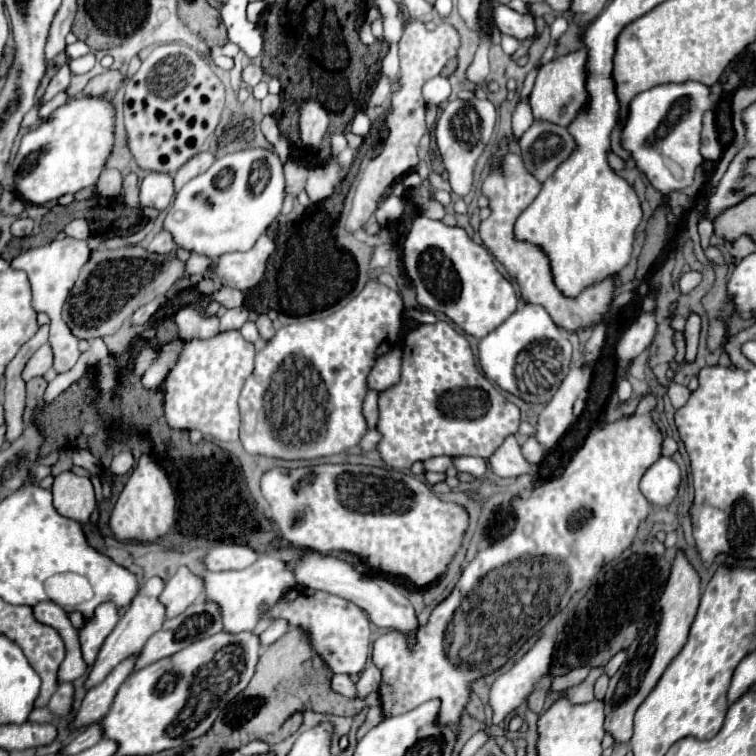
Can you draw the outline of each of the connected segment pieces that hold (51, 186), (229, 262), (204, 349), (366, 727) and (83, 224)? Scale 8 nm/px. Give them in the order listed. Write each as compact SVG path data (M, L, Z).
M73 97L51 119L29 129L11 165L19 197L33 205L45 205L65 193L77 193L95 185L113 147L113 121L115 107L111 101L101 97Z
M267 235L259 237L253 249L245 253L225 253L217 259L215 273L223 285L247 291L261 283L267 267L267 259L275 251L275 241Z
M239 329L217 333L211 339L183 341L175 365L169 369L165 391L165 419L173 429L197 429L217 441L239 439L239 393L245 379L253 373L255 345L245 341Z
M372 692L369 694L369 714L367 715L366 721L357 731L357 739L361 739L362 735L365 735L365 733L375 727L375 725L381 723L383 719L379 692Z
M73 219L67 227L65 233L73 239L87 239L89 237L89 225L85 219Z

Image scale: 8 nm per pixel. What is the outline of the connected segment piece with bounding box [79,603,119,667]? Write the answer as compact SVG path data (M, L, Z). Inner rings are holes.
M101 603L95 609L95 617L85 621L85 627L79 631L79 639L81 639L81 651L85 663L89 667L95 663L103 641L115 629L117 621L119 621L119 611L113 603Z

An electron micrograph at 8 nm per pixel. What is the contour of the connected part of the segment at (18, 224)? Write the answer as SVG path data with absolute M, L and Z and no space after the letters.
M29 217L17 219L17 221L11 225L11 233L13 233L15 237L27 237L27 235L31 235L31 231L33 231L33 219L29 219Z

